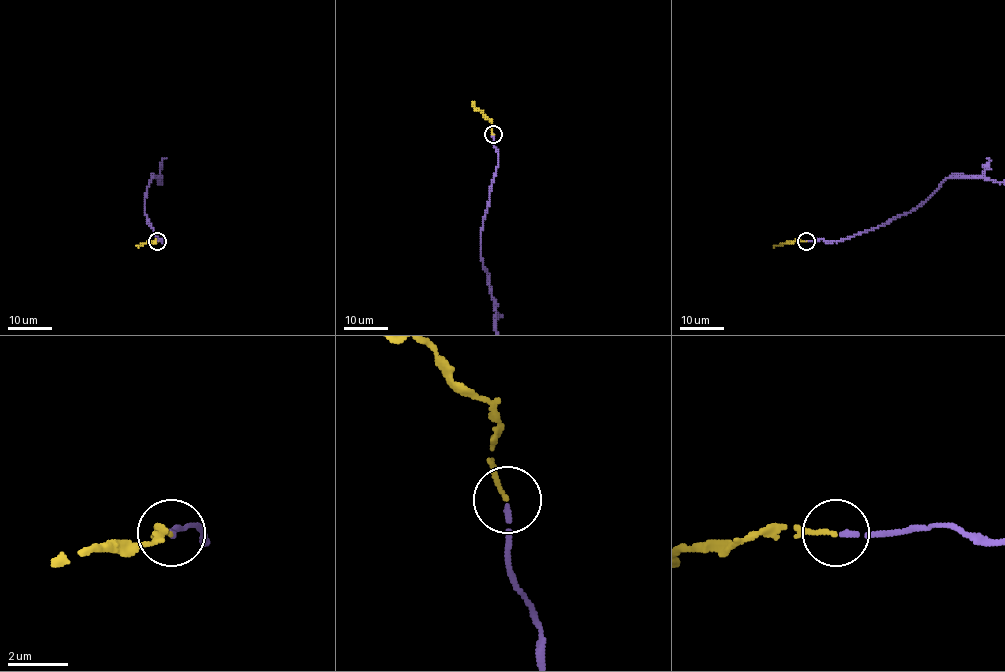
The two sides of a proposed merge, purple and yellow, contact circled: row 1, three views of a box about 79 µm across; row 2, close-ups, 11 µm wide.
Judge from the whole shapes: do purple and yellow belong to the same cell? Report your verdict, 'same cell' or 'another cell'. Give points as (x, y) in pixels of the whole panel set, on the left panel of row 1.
same cell

